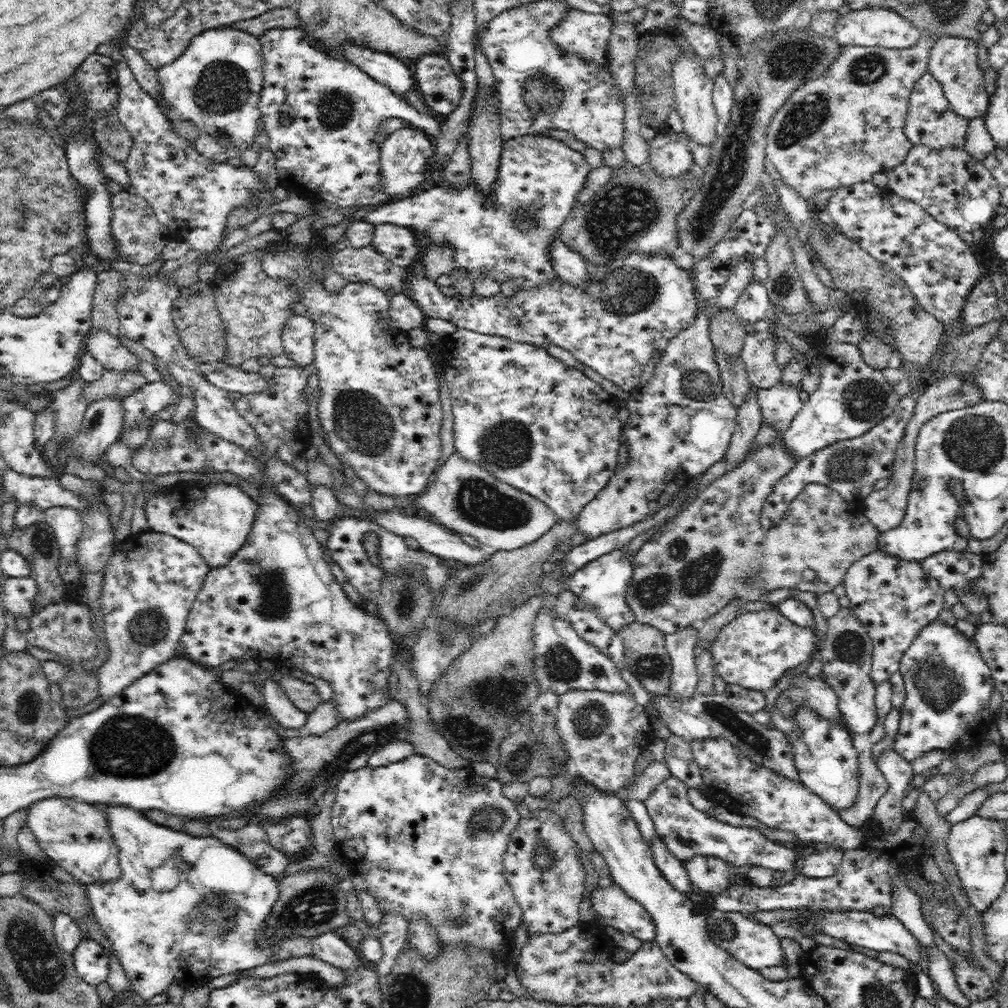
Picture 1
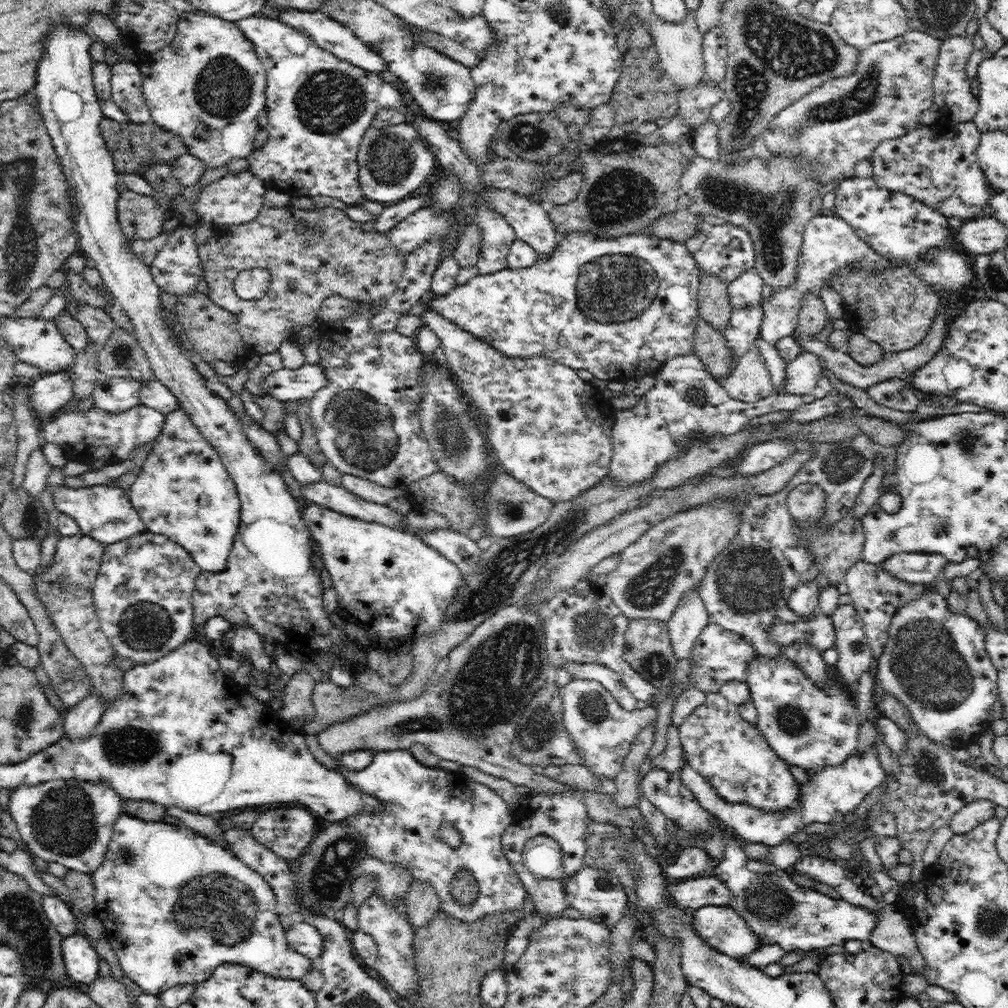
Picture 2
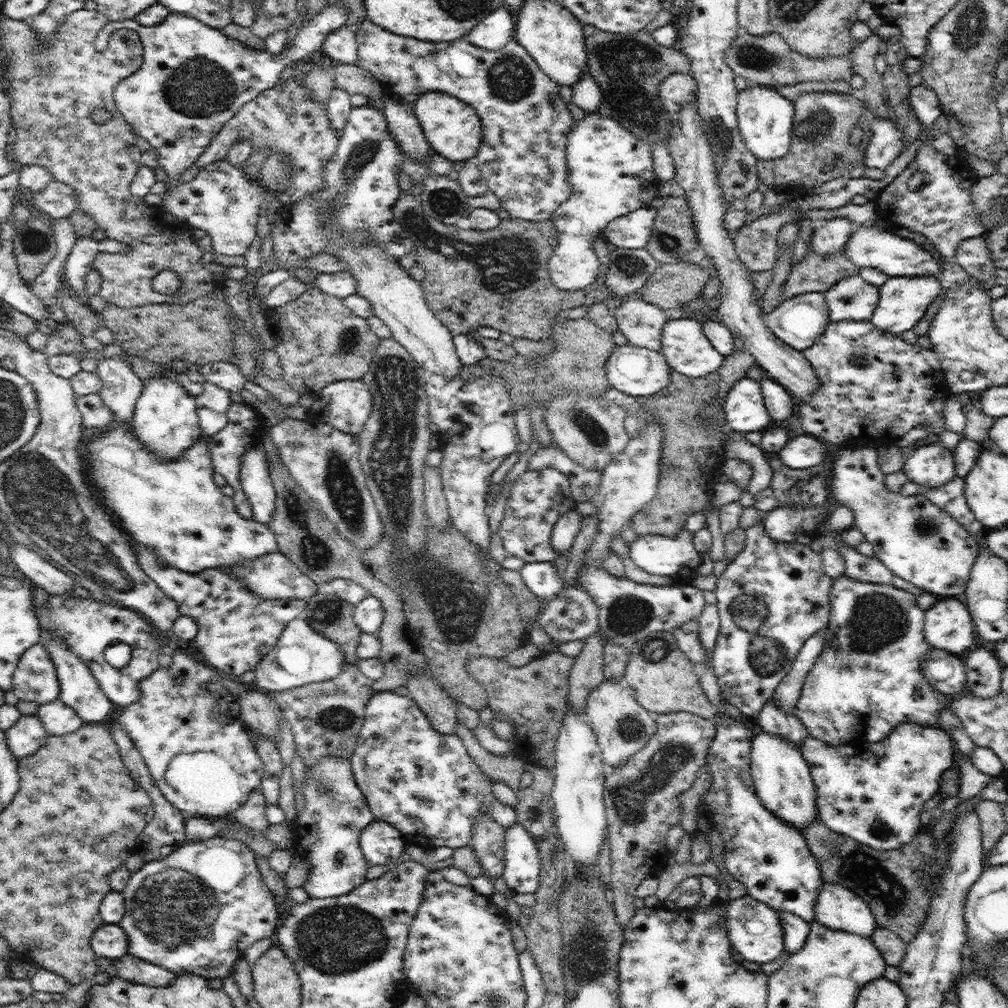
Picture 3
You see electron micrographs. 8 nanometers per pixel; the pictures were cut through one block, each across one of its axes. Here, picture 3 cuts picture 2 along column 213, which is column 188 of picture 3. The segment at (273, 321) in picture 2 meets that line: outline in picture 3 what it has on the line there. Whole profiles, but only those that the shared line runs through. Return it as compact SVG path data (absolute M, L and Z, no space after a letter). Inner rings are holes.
M80 9L69 14L58 31L54 32L52 42L40 42L36 32L31 30L28 22L16 21L16 18L2 17L1 37L6 47L6 58L10 57L10 83L8 91L11 98L11 123L17 132L18 140L14 144L14 158L22 166L40 165L52 174L52 180L64 182L76 189L78 209L94 218L97 227L104 229L106 237L114 238L129 246L124 253L99 252L92 262L92 268L102 278L98 293L106 303L129 308L145 306L151 303L187 304L200 296L222 295L224 282L216 280L201 263L202 252L196 241L190 237L190 227L176 216L166 212L162 206L152 206L130 190L142 162L140 148L136 145L136 134L132 126L124 120L120 110L116 108L113 97L114 88L122 80L127 79L140 68L143 46L136 31L129 30L125 25L117 27L109 38L106 50L96 50L95 40L98 33L106 26L107 16L98 10ZM94 109L106 109L110 118L106 122L92 120ZM162 270L170 270L180 277L183 294L172 298L156 293L151 286L152 279Z

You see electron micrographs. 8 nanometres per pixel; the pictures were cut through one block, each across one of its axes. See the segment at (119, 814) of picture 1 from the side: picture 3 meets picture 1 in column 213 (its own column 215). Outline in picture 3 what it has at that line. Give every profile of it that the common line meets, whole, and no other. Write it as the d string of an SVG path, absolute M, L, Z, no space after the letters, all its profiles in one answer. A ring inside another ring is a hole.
M216 836L209 840L188 841L181 848L174 850L164 859L145 862L144 865L134 873L131 873L128 884L121 890L125 902L125 913L122 920L117 924L128 936L128 954L134 958L142 958L144 962L150 962L165 969L171 970L175 975L192 972L198 976L204 976L210 981L213 978L228 978L233 975L236 962L245 956L250 944L254 944L260 938L272 937L278 924L278 919L282 914L278 912L277 900L274 898L270 889L264 884L261 872L256 864L254 852L240 840L232 838L222 838Z

